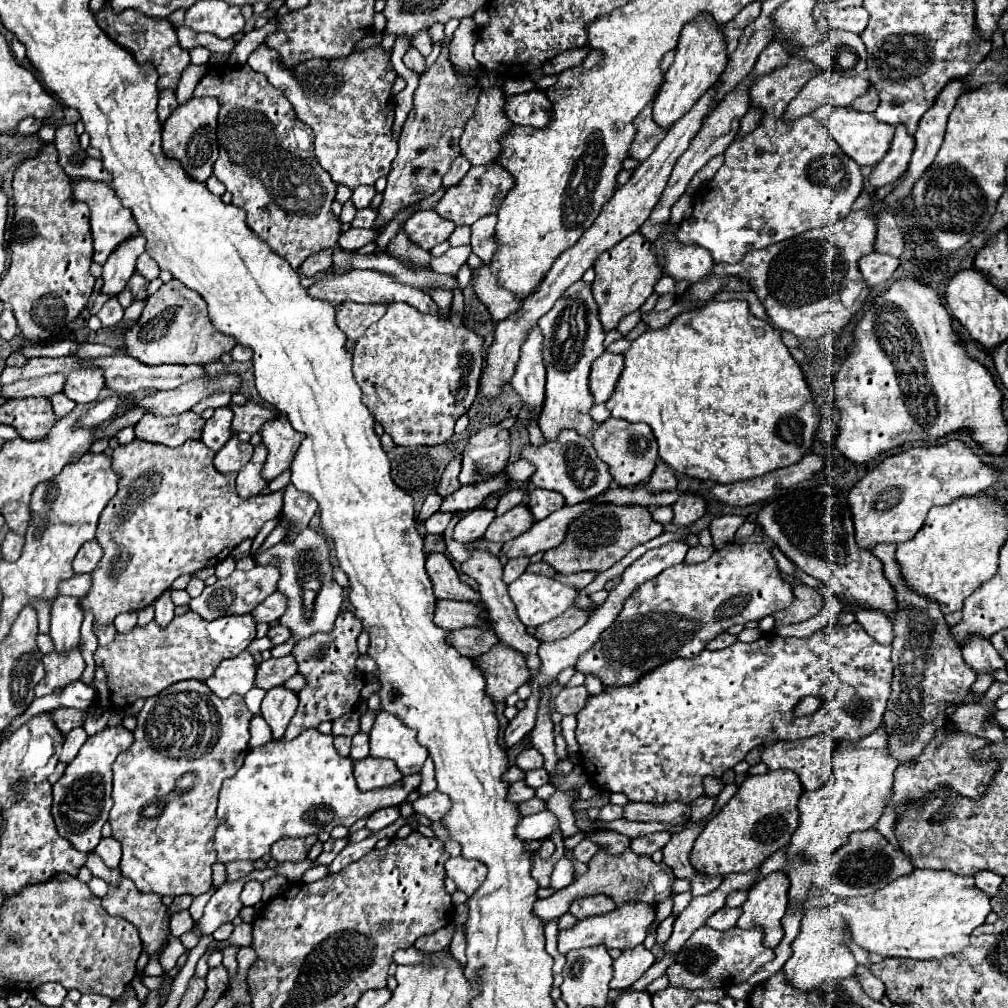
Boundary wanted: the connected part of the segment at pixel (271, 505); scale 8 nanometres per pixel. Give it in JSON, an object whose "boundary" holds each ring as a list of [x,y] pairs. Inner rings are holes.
{"boundary":[[[135,439],[113,451],[111,467],[119,475],[119,489],[101,513],[97,541],[103,547],[103,557],[91,573],[91,591],[79,601],[81,609],[89,609],[99,623],[113,623],[119,613],[149,607],[177,577],[191,575],[203,567],[215,567],[243,539],[253,539],[265,521],[279,517],[283,489],[269,495],[241,499],[235,491],[237,473],[217,473],[213,457],[215,453],[201,441],[185,441],[181,447],[169,449],[165,445]]]}

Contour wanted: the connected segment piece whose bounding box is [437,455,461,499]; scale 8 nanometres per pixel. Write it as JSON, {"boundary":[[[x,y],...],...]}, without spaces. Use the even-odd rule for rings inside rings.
{"boundary":[[[457,455],[449,465],[447,465],[447,469],[445,469],[445,473],[443,473],[443,477],[441,477],[441,483],[439,483],[439,487],[437,487],[437,493],[445,499],[445,497],[449,497],[451,493],[455,493],[459,487],[461,487],[461,483],[459,483],[459,471],[461,471],[461,455]]]}

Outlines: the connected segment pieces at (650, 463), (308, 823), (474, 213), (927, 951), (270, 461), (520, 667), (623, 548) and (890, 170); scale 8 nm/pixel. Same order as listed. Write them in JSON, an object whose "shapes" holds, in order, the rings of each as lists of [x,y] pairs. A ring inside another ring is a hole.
{"shapes":[[[[609,417],[605,423],[597,425],[597,429],[593,433],[593,447],[599,455],[599,459],[609,465],[611,477],[617,483],[621,483],[621,487],[645,483],[649,479],[651,471],[655,469],[657,439],[651,431],[651,427],[645,425],[645,423],[629,423],[629,421],[623,421],[623,419]],[[641,441],[643,441],[643,445],[641,445]]],[[[307,729],[307,731],[303,731],[299,737],[295,737],[293,741],[269,741],[269,743],[265,743],[265,745],[261,745],[261,747],[251,749],[251,751],[247,753],[247,757],[245,757],[243,767],[237,771],[237,775],[231,777],[231,779],[227,779],[227,781],[223,783],[223,789],[221,789],[221,793],[219,793],[219,807],[217,807],[217,819],[221,821],[221,825],[217,827],[217,833],[215,833],[217,857],[219,857],[221,863],[229,863],[229,861],[237,861],[237,859],[251,859],[251,861],[255,861],[255,859],[261,859],[265,853],[269,853],[271,845],[273,845],[275,841],[283,839],[283,837],[317,835],[319,831],[331,831],[331,829],[337,827],[337,825],[351,827],[355,821],[367,817],[369,813],[373,813],[373,811],[377,811],[377,809],[381,809],[381,807],[401,805],[411,791],[419,789],[419,785],[421,785],[421,775],[417,773],[417,775],[407,775],[407,777],[403,777],[403,779],[401,779],[399,783],[395,783],[393,787],[385,787],[385,789],[377,789],[377,791],[367,791],[367,793],[365,793],[365,791],[359,791],[359,787],[357,787],[357,783],[355,783],[355,777],[353,777],[353,761],[351,761],[349,757],[347,757],[347,759],[341,757],[341,755],[335,751],[335,747],[333,747],[333,737],[331,737],[331,735],[323,735],[323,733],[319,733],[317,729]]],[[[497,163],[475,165],[467,171],[467,175],[457,185],[453,185],[445,191],[445,195],[439,199],[439,203],[433,207],[433,211],[437,211],[443,219],[453,221],[455,225],[473,225],[483,215],[497,213],[501,199],[509,193],[511,187],[513,187],[513,177],[501,165],[497,165]]],[[[917,869],[909,877],[901,877],[865,897],[837,899],[831,905],[831,909],[841,915],[847,929],[851,931],[851,941],[855,945],[881,957],[907,957],[917,961],[943,959],[947,955],[955,955],[957,951],[969,945],[971,931],[983,925],[985,917],[991,913],[989,897],[975,887],[973,877],[961,877],[951,871],[931,871],[931,869]]],[[[277,417],[277,419],[271,419],[269,423],[265,423],[265,427],[261,427],[259,435],[261,435],[263,445],[269,449],[269,455],[267,455],[267,461],[263,467],[263,477],[267,481],[271,481],[277,475],[281,475],[285,469],[291,467],[297,447],[301,445],[305,435],[293,431],[291,423],[285,417]]],[[[501,643],[493,645],[489,653],[473,659],[473,663],[485,675],[485,689],[493,703],[505,701],[511,693],[517,691],[519,685],[529,681],[529,669],[525,657]]],[[[611,503],[595,505],[585,517],[571,523],[565,541],[549,549],[543,557],[557,573],[571,575],[579,571],[607,571],[621,561],[633,547],[647,543],[663,533],[663,525],[655,523],[645,507],[619,507]]],[[[897,127],[889,151],[881,159],[881,163],[877,163],[873,167],[873,171],[869,175],[869,183],[873,185],[873,189],[881,189],[885,185],[891,185],[905,173],[905,169],[909,165],[909,159],[911,159],[913,147],[915,147],[915,141],[907,133],[907,129]]]]}

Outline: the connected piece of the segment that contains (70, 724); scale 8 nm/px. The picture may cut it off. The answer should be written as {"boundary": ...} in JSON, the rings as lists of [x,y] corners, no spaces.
{"boundary":[[[53,709],[51,717],[53,717],[55,727],[61,731],[61,735],[67,735],[71,729],[83,725],[85,711],[79,711],[79,709]]]}

